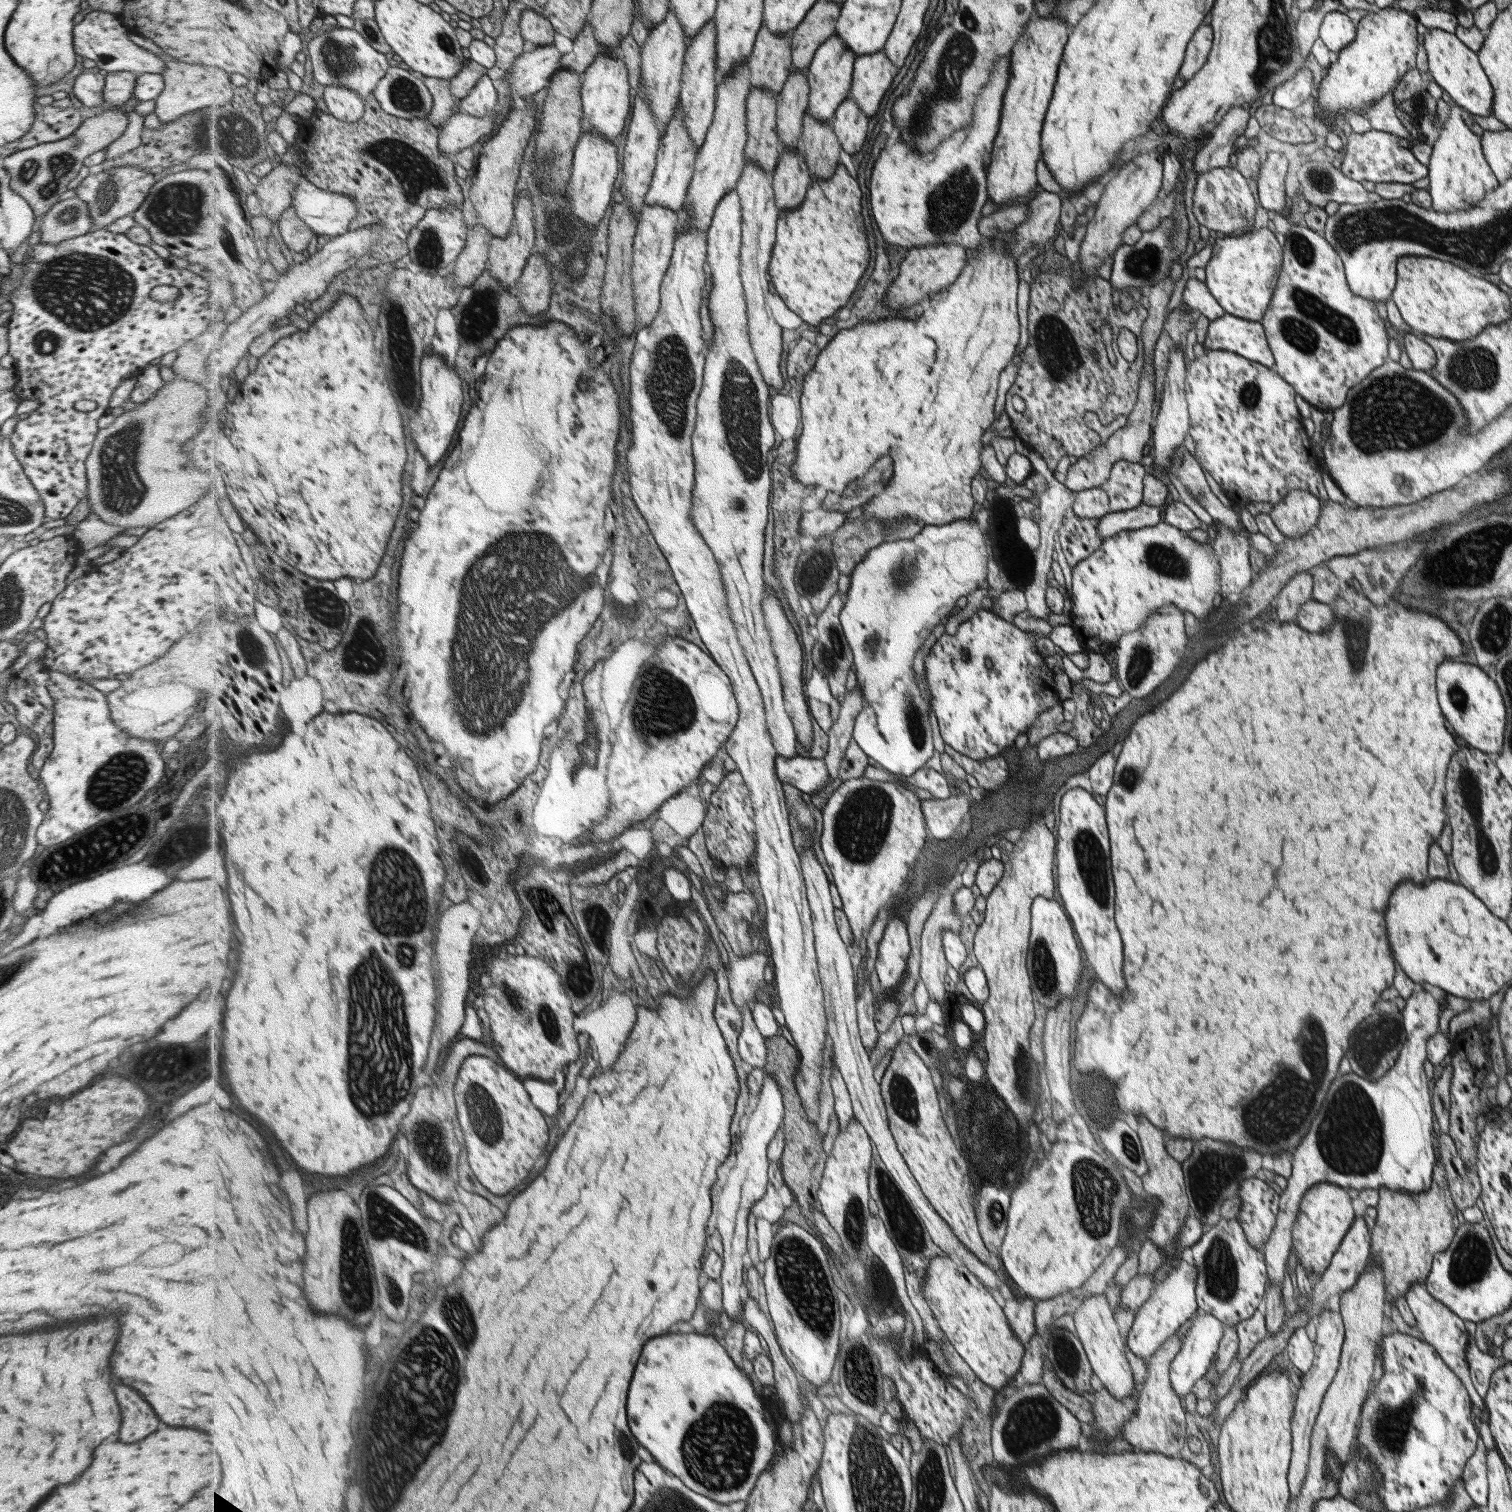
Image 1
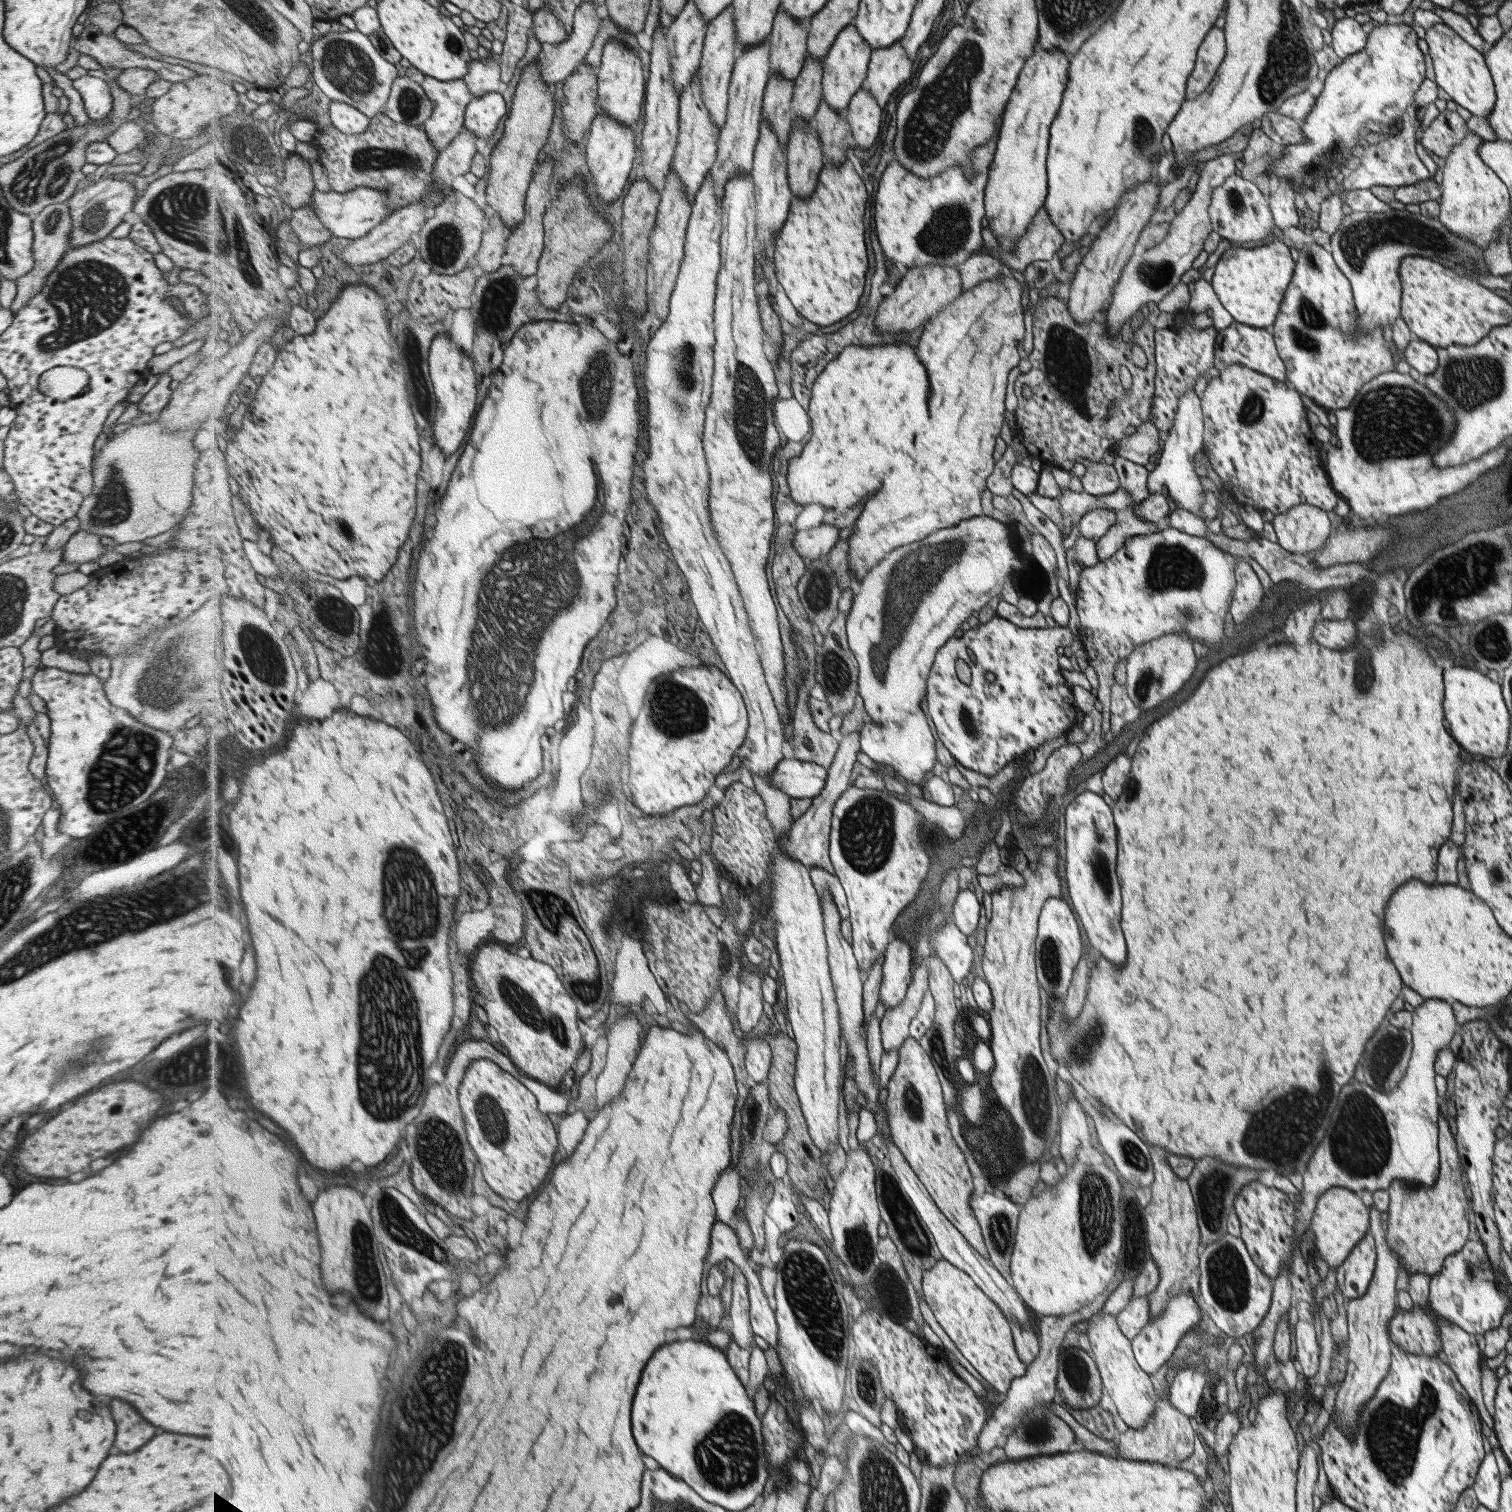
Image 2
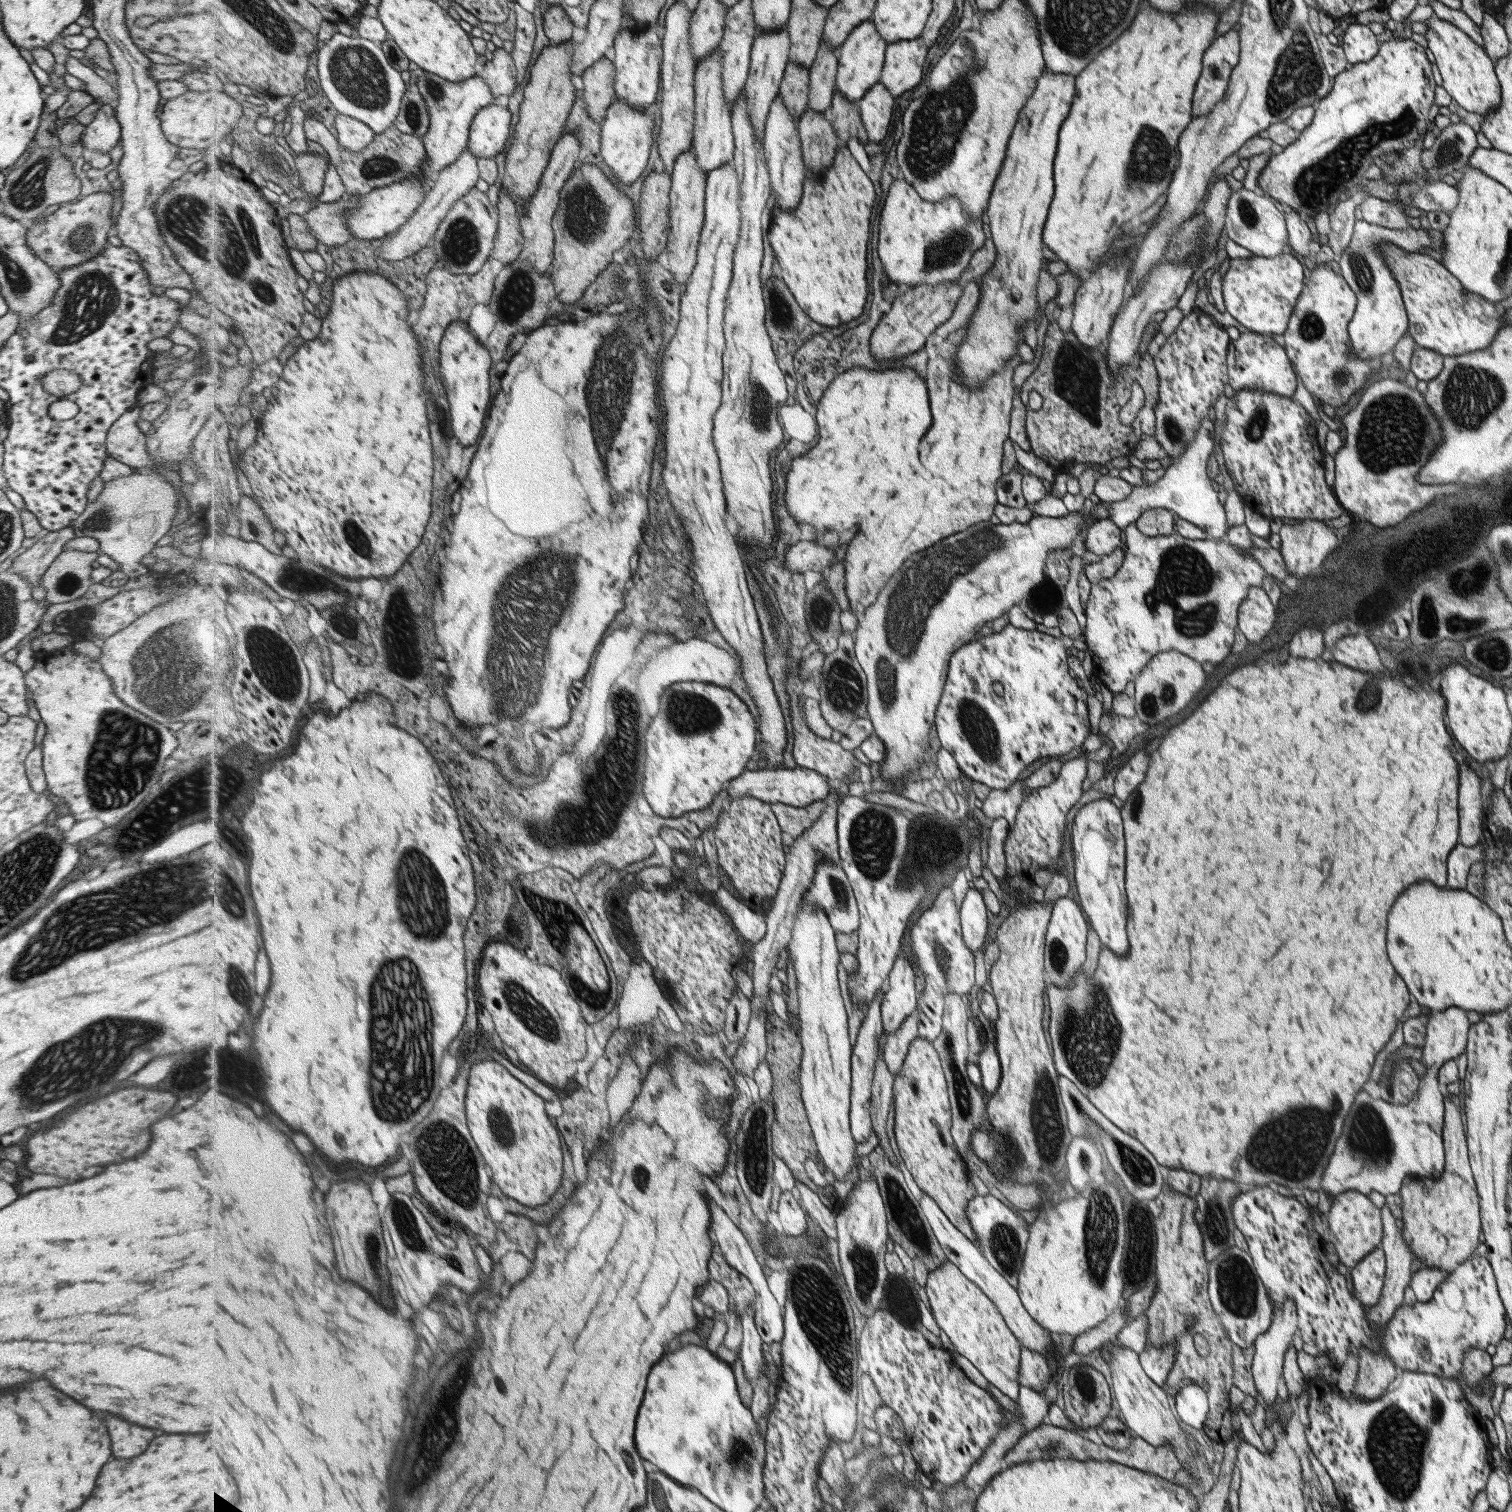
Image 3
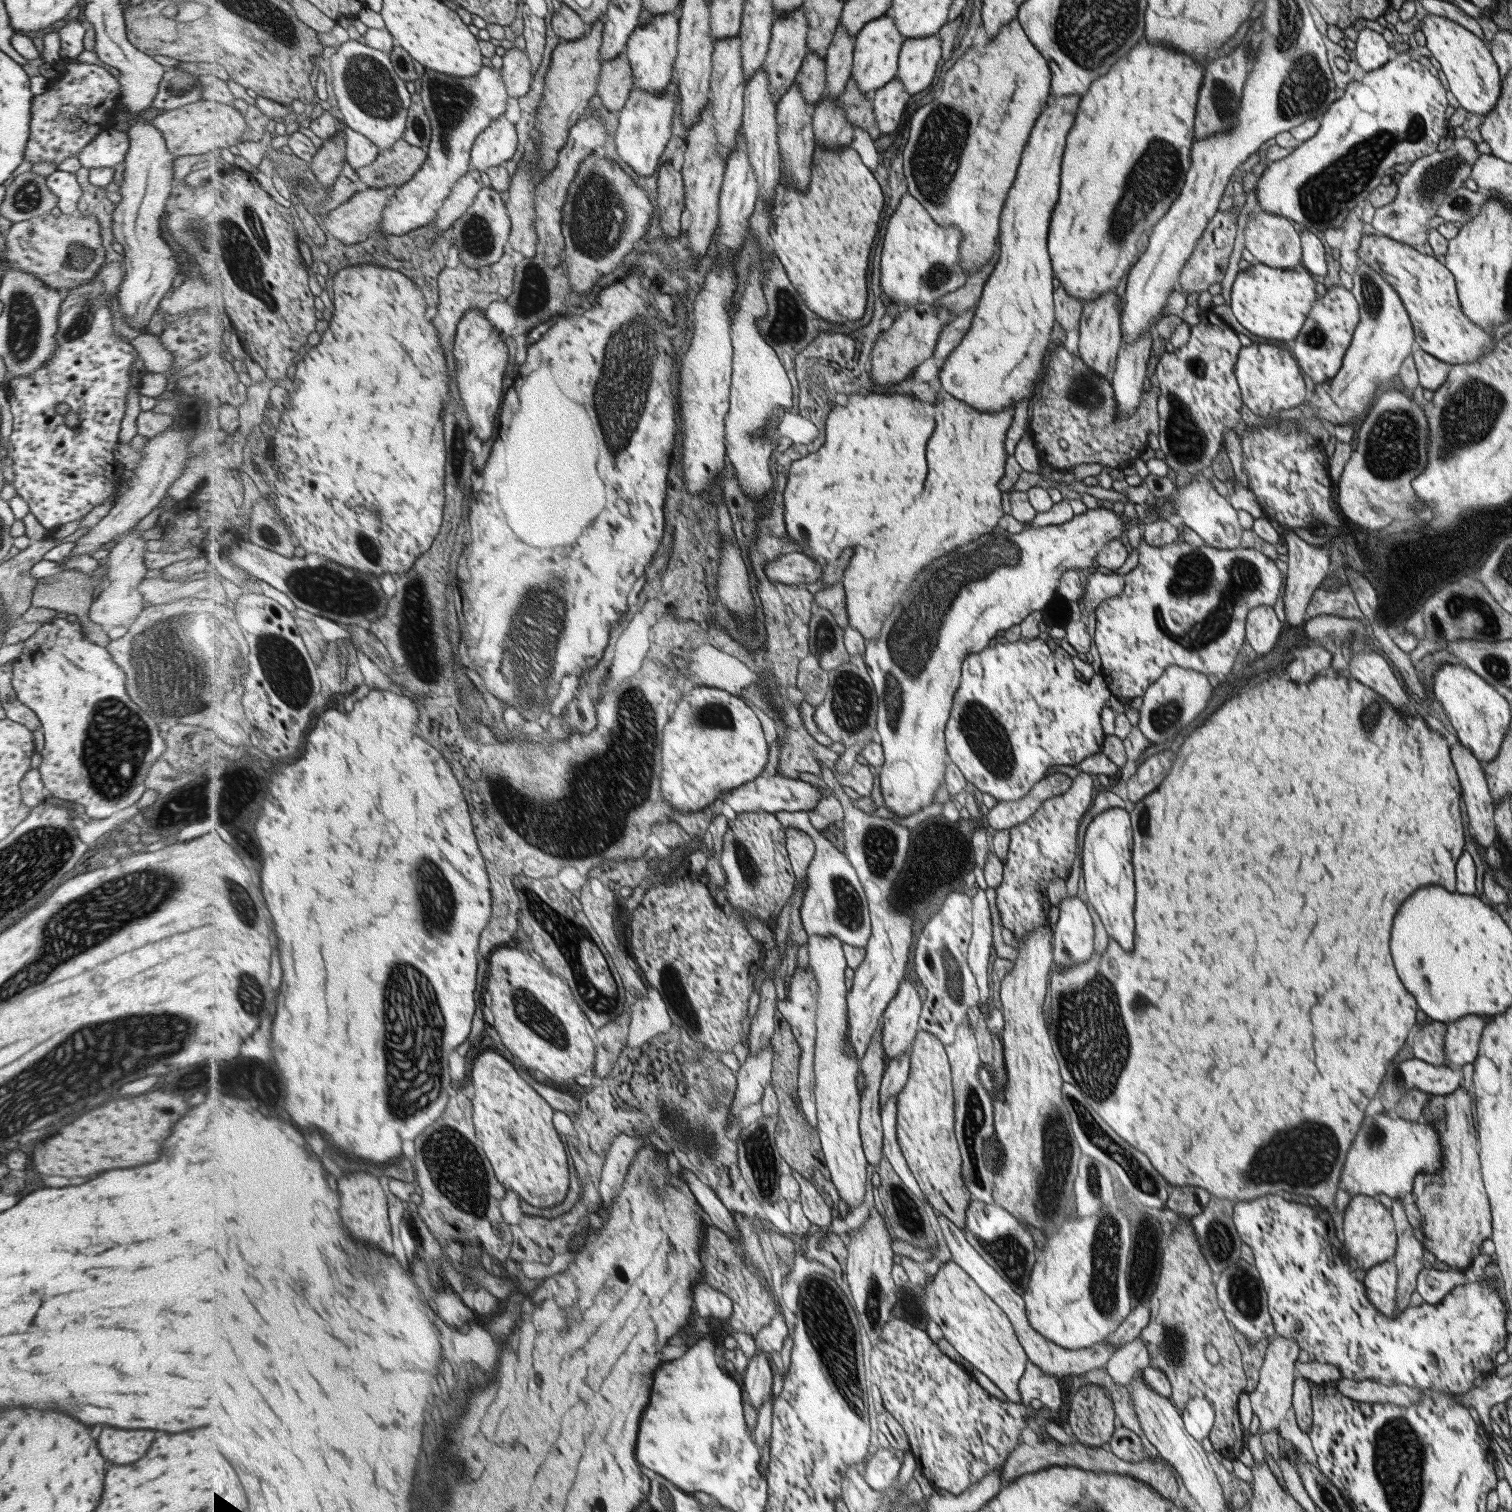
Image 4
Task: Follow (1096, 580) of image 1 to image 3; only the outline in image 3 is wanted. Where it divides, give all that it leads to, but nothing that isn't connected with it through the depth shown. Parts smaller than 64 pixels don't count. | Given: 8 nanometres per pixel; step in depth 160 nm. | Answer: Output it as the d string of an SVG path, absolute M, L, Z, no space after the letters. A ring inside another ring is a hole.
M1131 523L1123 529L1127 550L1121 566L1111 578L1090 583L1090 593L1084 609L1086 618L1082 632L1090 650L1093 678L1109 692L1123 693L1128 682L1135 682L1152 656L1176 650L1200 664L1219 664L1229 646L1234 644L1237 608L1246 599L1250 586L1261 587L1267 572L1244 549L1222 541L1189 540L1179 534L1148 536Z

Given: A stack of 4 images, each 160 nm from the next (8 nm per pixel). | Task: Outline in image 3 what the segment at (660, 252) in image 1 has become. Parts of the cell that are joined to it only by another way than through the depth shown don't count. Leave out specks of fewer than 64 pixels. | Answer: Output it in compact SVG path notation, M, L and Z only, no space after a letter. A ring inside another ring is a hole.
M693 148L680 154L672 172L673 187L671 187L669 212L672 227L667 250L669 250L670 272L675 280L683 285L695 270L697 251L705 225L705 190L708 189L708 172L701 168L697 157Z

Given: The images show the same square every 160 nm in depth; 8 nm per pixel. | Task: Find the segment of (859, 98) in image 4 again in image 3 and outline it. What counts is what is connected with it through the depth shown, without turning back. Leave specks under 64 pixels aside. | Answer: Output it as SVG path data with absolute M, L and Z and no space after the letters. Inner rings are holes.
M836 91L828 114L844 144L853 137L859 138L863 144L870 141L860 106L857 102L849 100L845 94Z

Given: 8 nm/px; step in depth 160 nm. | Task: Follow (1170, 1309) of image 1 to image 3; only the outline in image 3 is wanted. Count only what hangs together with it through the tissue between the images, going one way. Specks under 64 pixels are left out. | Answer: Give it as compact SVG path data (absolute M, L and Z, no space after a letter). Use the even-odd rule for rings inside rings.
M1164 1344L1159 1348L1146 1347L1138 1354L1138 1361L1144 1373L1159 1387L1166 1382L1168 1370L1172 1367L1177 1346Z

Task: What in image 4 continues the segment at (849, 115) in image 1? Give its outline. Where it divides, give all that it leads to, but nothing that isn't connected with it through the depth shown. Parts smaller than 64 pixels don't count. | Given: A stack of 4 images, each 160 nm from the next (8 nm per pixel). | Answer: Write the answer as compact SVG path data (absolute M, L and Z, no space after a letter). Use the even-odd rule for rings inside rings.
M893 78L870 95L875 111L876 125L881 135L889 134L897 128L903 116L903 108L907 104L909 92L903 83Z

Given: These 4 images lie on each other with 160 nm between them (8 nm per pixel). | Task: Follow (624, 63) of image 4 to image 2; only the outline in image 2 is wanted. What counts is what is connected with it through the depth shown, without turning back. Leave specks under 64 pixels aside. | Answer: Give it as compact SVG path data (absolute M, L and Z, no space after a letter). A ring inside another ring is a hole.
M584 62L563 81L563 92L564 131L567 138L577 144L588 136L600 113L598 68Z

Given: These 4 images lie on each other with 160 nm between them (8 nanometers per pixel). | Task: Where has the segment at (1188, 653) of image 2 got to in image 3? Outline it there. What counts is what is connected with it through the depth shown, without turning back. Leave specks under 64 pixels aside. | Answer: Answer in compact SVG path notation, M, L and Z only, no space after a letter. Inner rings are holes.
M1176 650L1157 653L1151 657L1148 665L1141 670L1140 675L1133 682L1133 702L1136 717L1145 724L1163 722L1169 716L1179 714L1203 688L1205 672L1201 670L1200 663Z

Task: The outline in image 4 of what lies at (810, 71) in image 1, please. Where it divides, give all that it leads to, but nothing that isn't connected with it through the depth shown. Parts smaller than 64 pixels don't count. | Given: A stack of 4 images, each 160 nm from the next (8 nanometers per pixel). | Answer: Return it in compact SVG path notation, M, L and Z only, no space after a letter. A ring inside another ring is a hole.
M884 15L866 24L855 39L856 49L852 78L858 82L862 91L871 95L894 78L894 74L897 72L899 49L905 38L897 30L894 20Z

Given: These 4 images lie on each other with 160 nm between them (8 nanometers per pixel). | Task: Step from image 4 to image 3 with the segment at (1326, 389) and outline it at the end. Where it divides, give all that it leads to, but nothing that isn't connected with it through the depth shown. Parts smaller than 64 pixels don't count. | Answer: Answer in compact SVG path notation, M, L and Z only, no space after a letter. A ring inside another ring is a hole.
M1355 220L1353 233L1343 253L1344 258L1336 259L1336 262L1341 270L1341 278L1344 278L1349 290L1352 290L1356 296L1356 307L1351 321L1347 323L1350 352L1356 358L1380 359L1408 333L1408 315L1403 296L1385 265L1384 252L1387 244L1395 245L1399 250L1409 253L1423 252L1425 248L1441 252L1444 248L1442 232L1431 228L1429 230L1421 230L1421 228L1415 230L1411 227L1401 230L1387 229L1363 220Z

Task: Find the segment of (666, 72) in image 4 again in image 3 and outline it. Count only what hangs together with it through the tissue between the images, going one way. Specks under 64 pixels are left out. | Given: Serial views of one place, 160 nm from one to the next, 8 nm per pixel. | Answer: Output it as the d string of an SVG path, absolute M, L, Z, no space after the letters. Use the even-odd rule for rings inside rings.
M661 24L648 25L645 31L622 29L615 39L615 46L611 55L616 64L616 93L619 101L627 101L636 109L649 110L655 106L659 92L661 92L663 53L655 50L655 46L662 46L666 28Z

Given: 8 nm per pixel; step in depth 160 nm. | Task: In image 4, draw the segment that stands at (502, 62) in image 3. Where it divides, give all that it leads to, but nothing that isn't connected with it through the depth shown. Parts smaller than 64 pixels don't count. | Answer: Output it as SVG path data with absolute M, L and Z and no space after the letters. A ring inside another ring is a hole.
M513 48L507 50L502 56L503 73L509 94L511 97L519 98L531 92L532 82L534 81L533 63L525 50Z

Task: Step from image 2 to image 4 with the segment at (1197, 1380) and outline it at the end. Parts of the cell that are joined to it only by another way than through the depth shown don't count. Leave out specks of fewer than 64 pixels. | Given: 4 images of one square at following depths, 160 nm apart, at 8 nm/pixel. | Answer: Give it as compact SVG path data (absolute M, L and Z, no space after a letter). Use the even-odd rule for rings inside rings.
M1194 1396L1180 1412L1182 1424L1198 1443L1211 1435L1214 1414L1211 1404L1204 1398Z

